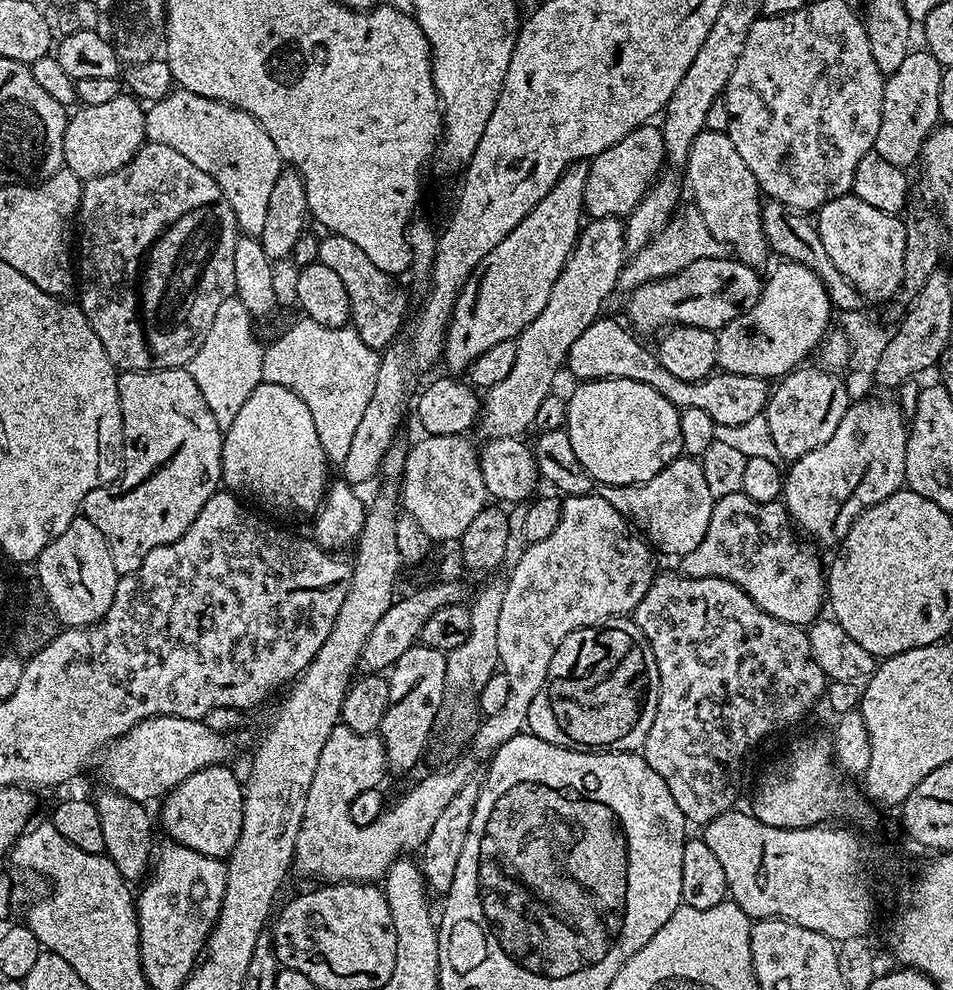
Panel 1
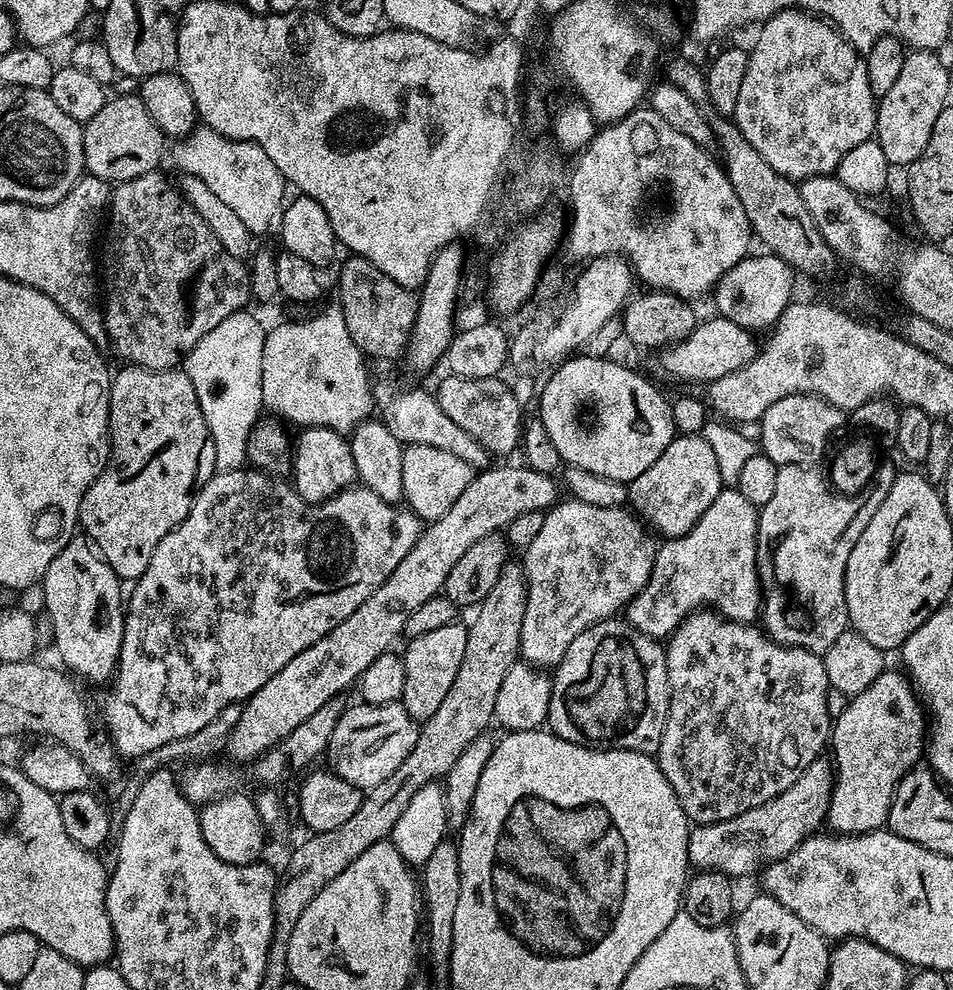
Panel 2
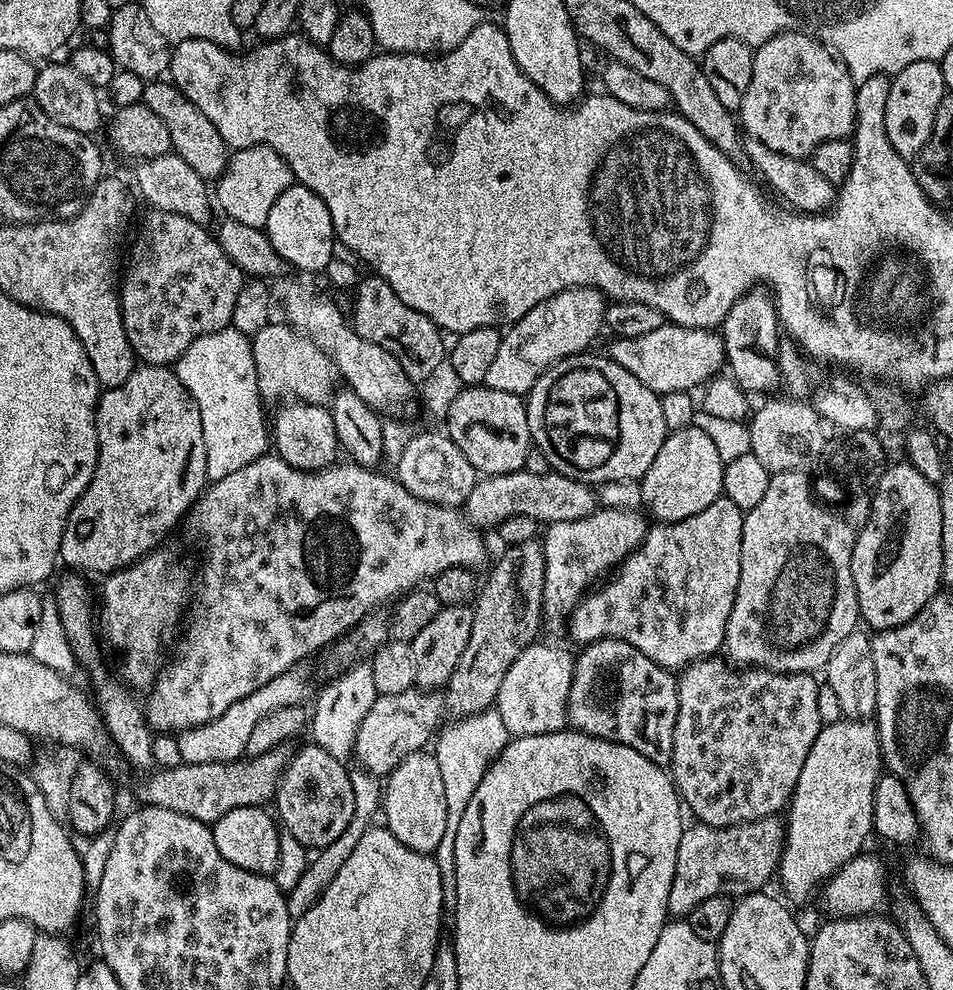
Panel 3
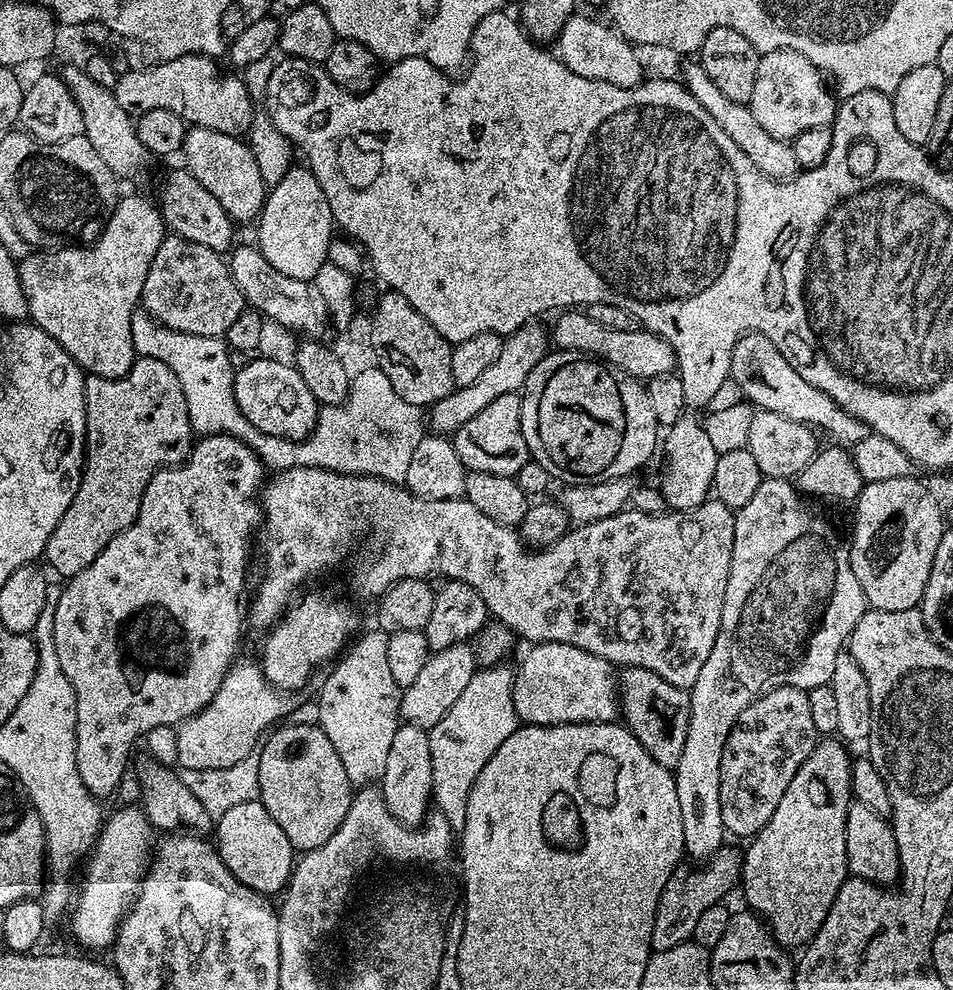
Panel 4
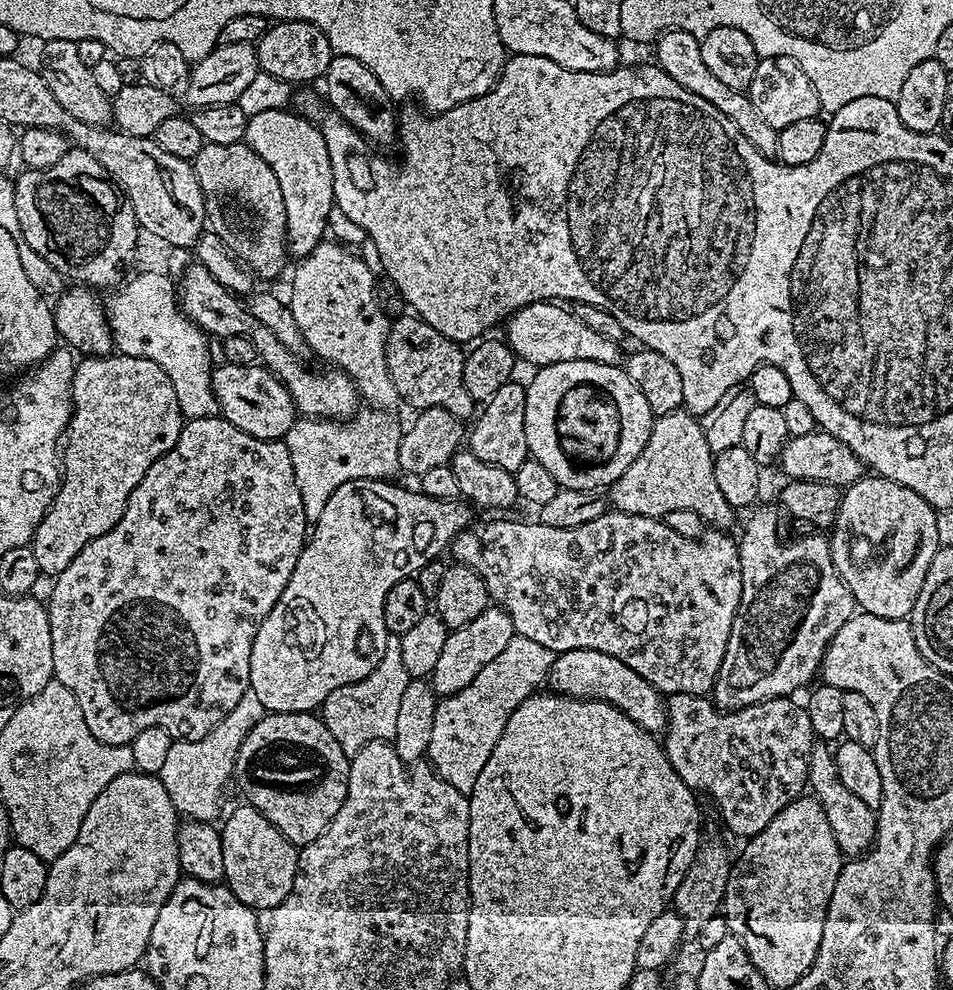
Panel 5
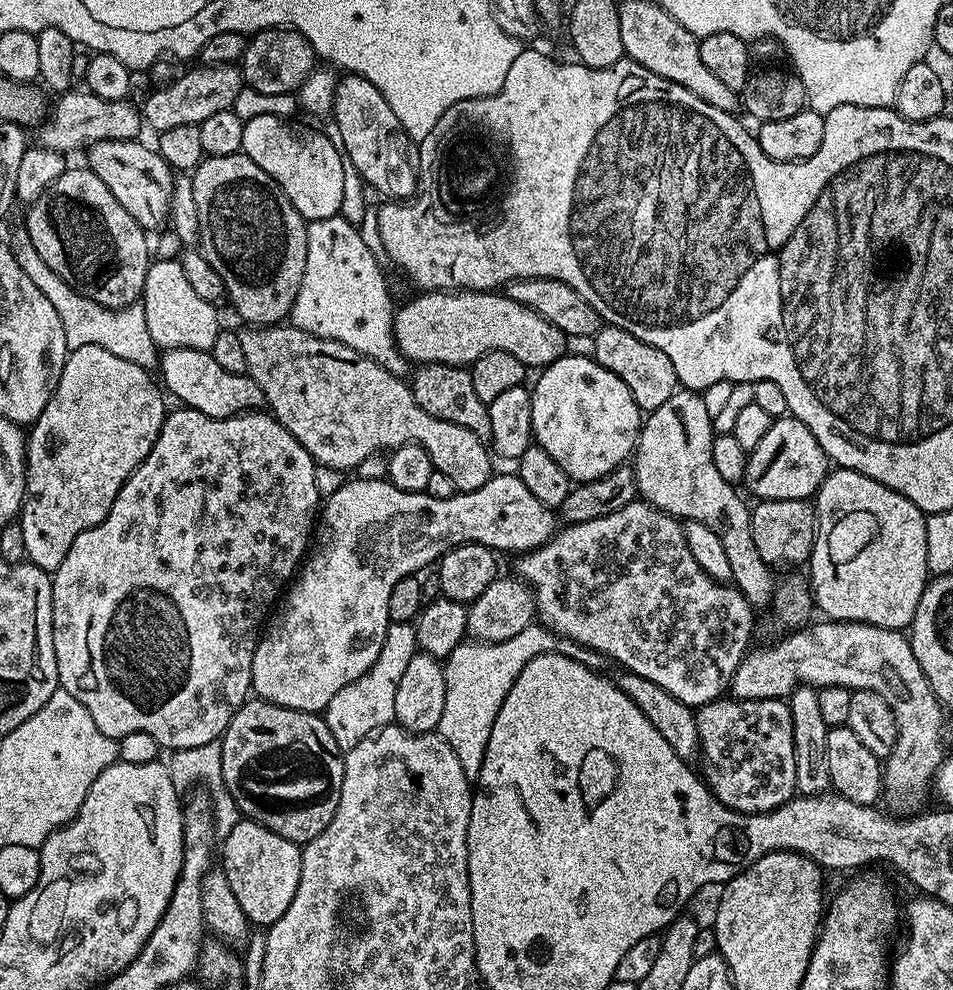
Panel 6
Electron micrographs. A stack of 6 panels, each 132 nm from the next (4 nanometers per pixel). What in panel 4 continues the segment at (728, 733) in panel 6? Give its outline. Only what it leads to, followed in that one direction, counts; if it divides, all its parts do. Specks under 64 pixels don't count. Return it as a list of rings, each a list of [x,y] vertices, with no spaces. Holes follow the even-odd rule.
[[[624,668],[618,676],[618,696],[622,701],[623,723],[642,742],[642,746],[658,763],[669,770],[674,770],[682,758],[682,746],[686,746],[686,730],[690,722],[690,695],[685,689],[674,686],[658,674],[645,668]],[[802,688],[770,690],[740,712],[722,754],[722,822],[729,835],[751,838],[774,818],[786,786],[816,748],[819,736],[814,730],[810,698]]]

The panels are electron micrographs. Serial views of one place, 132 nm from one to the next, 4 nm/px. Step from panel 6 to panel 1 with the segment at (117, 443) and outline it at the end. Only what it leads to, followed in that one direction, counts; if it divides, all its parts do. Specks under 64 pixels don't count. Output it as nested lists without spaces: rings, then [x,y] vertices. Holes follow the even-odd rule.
[[[187,367],[120,372],[116,381],[124,423],[124,468],[117,480],[86,494],[82,515],[102,530],[102,538],[106,538],[114,558],[114,570],[121,577],[138,570],[150,550],[182,538],[202,506],[221,487],[224,432],[214,422],[214,414],[210,414],[210,406],[206,406],[206,398],[202,398],[202,390],[198,390],[198,382],[194,382]]]

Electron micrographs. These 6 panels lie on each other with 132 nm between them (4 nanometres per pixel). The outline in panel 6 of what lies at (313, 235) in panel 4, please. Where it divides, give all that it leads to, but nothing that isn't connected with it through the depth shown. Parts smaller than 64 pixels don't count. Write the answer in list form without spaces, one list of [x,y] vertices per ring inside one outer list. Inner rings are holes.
[[[267,112],[261,116],[247,117],[243,121],[238,139],[244,155],[258,162],[258,166],[262,166],[262,170],[266,170],[266,174],[270,174],[270,178],[278,182],[286,198],[290,198],[294,210],[298,210],[298,214],[306,222],[339,216],[342,206],[343,174],[341,158],[338,158],[337,151],[334,150],[330,140],[324,136],[323,131],[316,129],[315,132],[312,128],[299,128],[298,125],[291,124],[280,116],[283,115]]]

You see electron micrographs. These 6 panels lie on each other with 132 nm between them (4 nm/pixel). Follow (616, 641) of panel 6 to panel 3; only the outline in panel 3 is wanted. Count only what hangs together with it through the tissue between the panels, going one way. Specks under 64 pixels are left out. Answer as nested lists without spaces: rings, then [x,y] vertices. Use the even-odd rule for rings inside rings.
[[[262,455],[254,462],[250,462],[250,466],[242,466],[242,470],[234,470],[234,474],[226,474],[226,478],[211,481],[201,492],[200,499],[192,505],[186,520],[187,524],[189,530],[196,532],[197,538],[204,543],[204,565],[200,568],[200,582],[198,578],[194,588],[194,607],[187,613],[186,623],[182,628],[184,641],[181,642],[176,657],[169,664],[167,661],[161,667],[156,683],[147,693],[148,701],[145,703],[143,701],[142,704],[144,719],[156,734],[179,734],[188,728],[218,718],[218,714],[234,706],[234,702],[254,694],[258,686],[266,686],[270,678],[278,678],[278,674],[297,667],[307,656],[314,655],[319,648],[327,649],[333,642],[339,641],[355,628],[359,620],[375,613],[379,609],[376,607],[383,600],[391,601],[417,587],[421,582],[431,581],[448,568],[464,567],[476,570],[488,556],[488,548],[480,537],[483,536],[481,529],[471,524],[467,516],[457,509],[431,504],[422,498],[414,498],[414,494],[410,494],[410,490],[406,490],[406,486],[402,486],[395,475],[383,476],[380,470],[363,468],[361,464],[351,462],[337,462],[330,468],[321,468],[319,472],[303,472],[290,466],[280,456]],[[723,494],[693,517],[672,523],[653,523],[644,535],[643,544],[619,564],[610,578],[593,587],[573,607],[577,608],[568,620],[569,634],[580,646],[599,640],[625,640],[634,650],[642,650],[646,658],[669,670],[682,670],[695,660],[719,653],[738,590],[738,574],[742,570],[743,525],[744,513]]]

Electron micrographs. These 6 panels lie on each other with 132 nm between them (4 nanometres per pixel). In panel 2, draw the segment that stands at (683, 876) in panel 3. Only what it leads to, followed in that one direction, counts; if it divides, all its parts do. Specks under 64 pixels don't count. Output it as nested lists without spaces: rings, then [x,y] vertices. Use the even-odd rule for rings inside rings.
[[[821,758],[810,762],[798,782],[794,782],[790,790],[782,790],[782,794],[770,798],[770,802],[762,802],[762,806],[754,806],[729,820],[693,827],[688,833],[689,865],[702,872],[720,872],[729,878],[759,873],[790,854],[790,850],[819,829],[816,827],[828,814],[833,783],[833,761]]]

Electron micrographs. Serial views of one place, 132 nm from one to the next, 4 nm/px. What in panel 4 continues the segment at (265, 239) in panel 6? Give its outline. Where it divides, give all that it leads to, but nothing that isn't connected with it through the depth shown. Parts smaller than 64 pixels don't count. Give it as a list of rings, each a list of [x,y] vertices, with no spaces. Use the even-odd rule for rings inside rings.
[[[192,126],[184,139],[183,156],[188,173],[198,178],[198,182],[202,182],[202,186],[206,186],[214,198],[218,198],[222,210],[226,210],[233,222],[237,225],[248,224],[259,217],[264,208],[266,185],[258,170],[258,162],[254,162],[251,148],[241,137],[206,130],[206,126]]]

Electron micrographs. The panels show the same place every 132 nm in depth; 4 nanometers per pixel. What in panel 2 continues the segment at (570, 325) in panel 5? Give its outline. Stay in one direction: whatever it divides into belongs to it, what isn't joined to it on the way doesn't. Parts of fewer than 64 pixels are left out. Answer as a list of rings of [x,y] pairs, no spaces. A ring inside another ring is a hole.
[[[719,314],[713,320],[701,319],[685,340],[679,340],[670,348],[663,349],[664,372],[676,380],[685,380],[688,384],[707,386],[712,380],[723,378],[754,359],[758,351],[758,340],[747,328],[730,322]]]

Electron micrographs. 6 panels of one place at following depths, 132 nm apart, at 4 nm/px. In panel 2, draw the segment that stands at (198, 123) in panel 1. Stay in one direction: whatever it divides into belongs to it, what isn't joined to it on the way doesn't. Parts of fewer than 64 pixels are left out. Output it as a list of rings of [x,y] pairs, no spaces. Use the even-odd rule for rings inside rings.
[[[197,126],[187,136],[175,141],[176,149],[170,156],[176,159],[179,170],[185,176],[202,178],[210,191],[250,230],[253,237],[260,238],[263,232],[273,231],[278,217],[285,207],[286,181],[284,175],[270,162],[270,154],[254,142],[231,140],[207,126]]]

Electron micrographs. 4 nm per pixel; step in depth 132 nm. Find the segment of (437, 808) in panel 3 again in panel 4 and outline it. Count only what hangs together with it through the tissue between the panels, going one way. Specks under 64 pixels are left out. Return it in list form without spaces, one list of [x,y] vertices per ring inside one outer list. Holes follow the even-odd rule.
[[[407,722],[401,723],[394,734],[394,742],[390,742],[390,754],[386,754],[386,770],[382,781],[384,801],[390,814],[394,814],[394,818],[405,824],[407,828],[420,827],[433,803],[428,734],[427,728],[419,728]]]

